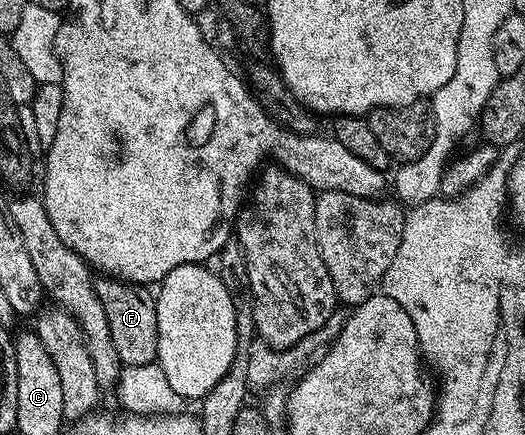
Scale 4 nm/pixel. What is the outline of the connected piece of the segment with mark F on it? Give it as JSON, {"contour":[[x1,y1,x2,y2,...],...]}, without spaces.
{"contour":[[98,277,94,288,108,317,108,333,116,345,122,367,135,367,155,362,158,357,158,330,156,329,156,295,149,286,127,283,113,277]]}

